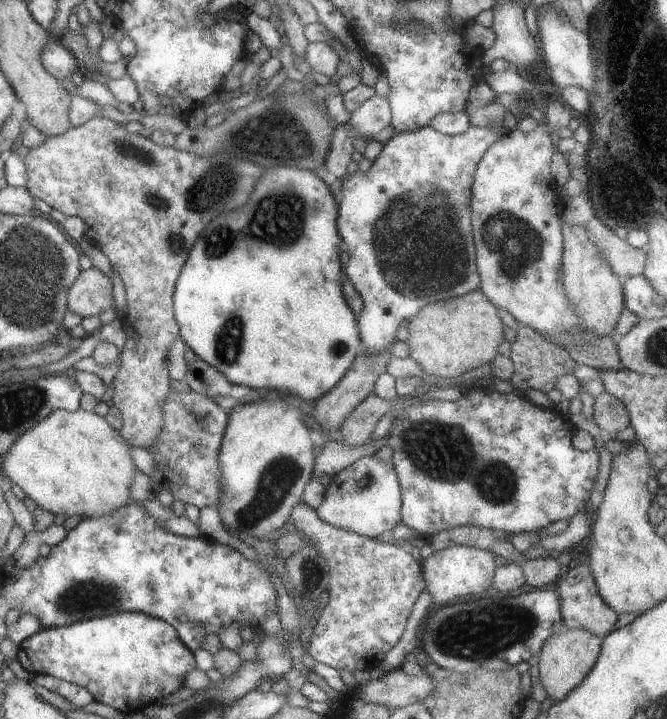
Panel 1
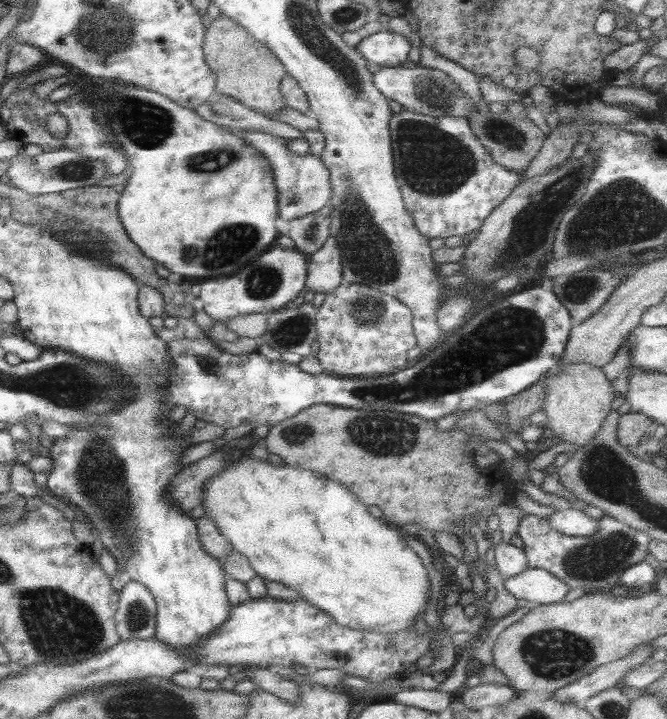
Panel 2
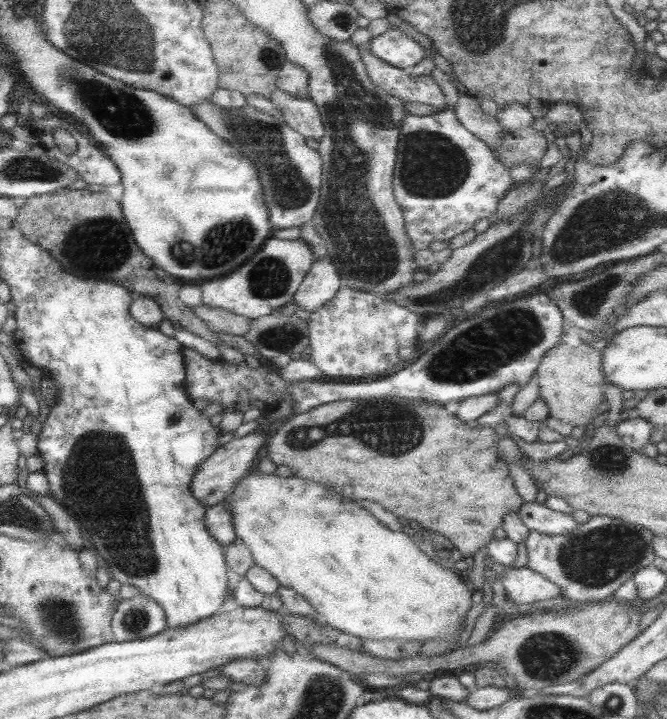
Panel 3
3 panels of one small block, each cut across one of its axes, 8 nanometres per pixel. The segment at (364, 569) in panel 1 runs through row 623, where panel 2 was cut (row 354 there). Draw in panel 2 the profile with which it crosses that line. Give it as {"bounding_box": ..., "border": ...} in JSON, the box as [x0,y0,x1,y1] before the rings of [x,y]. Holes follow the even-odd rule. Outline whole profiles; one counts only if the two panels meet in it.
{"bounding_box":[317,279,417,377],"border":[[[343,279],[317,309],[318,363],[324,373],[337,377],[395,374],[409,367],[407,352],[417,346],[412,322],[411,311],[400,300]]]}

